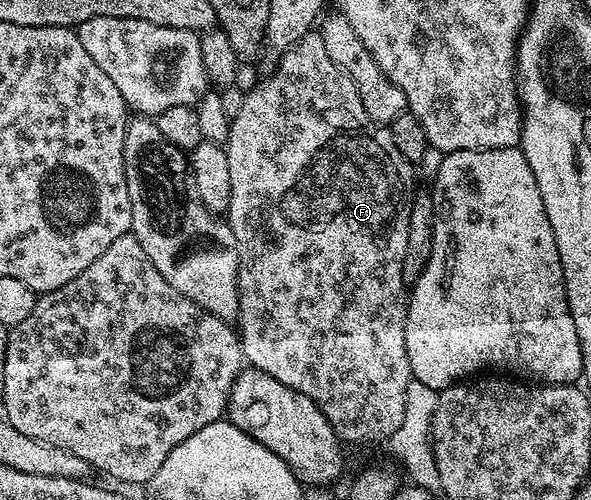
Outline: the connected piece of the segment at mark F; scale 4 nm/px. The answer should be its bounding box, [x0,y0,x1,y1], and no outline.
[224,30,416,444]

